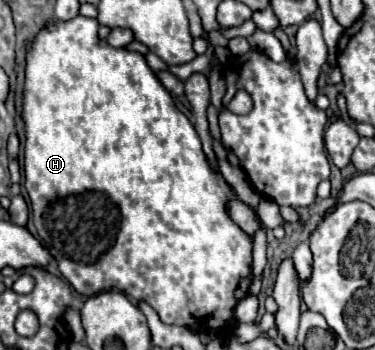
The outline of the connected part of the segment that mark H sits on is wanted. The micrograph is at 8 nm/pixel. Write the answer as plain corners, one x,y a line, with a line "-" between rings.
76,16
72,20
50,20
32,40
26,52
26,78
22,94
22,120
26,132
24,144
24,176
26,192
32,204
34,226
58,262
62,276
76,288
76,292
92,296
102,290
120,290
130,298
144,300
150,304
164,324
188,326
192,330
220,330
224,332
230,326
234,306
248,294
252,282
250,264
252,264
252,236
242,232
226,214
226,202
234,198
232,188
224,182
222,174
214,172
206,162
206,156
200,146
200,138
194,130
194,124
176,108
170,92
162,86
158,76
146,64
146,58
138,52
116,50
98,38
98,20

